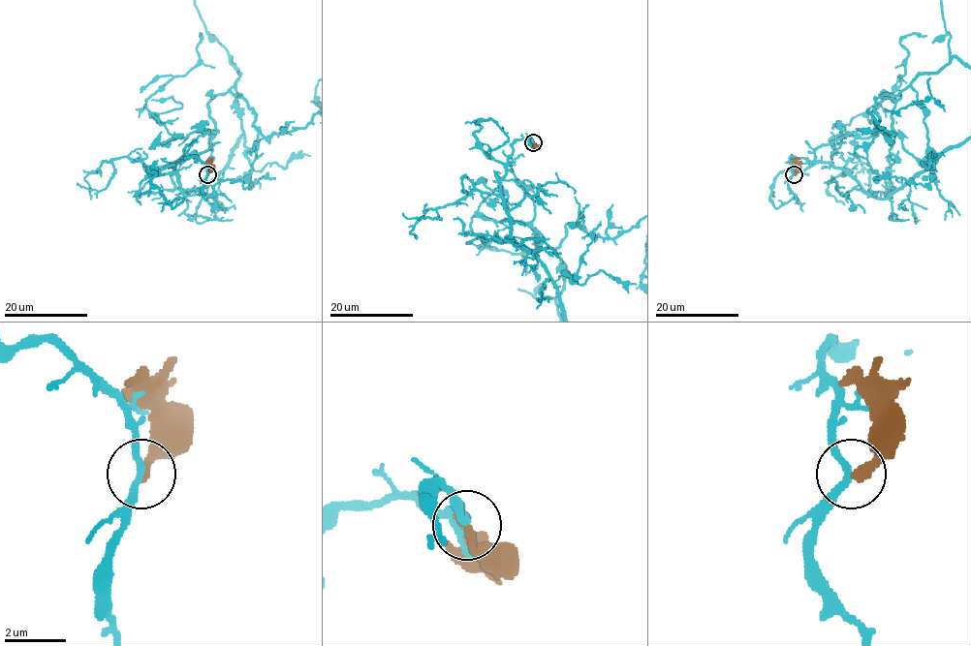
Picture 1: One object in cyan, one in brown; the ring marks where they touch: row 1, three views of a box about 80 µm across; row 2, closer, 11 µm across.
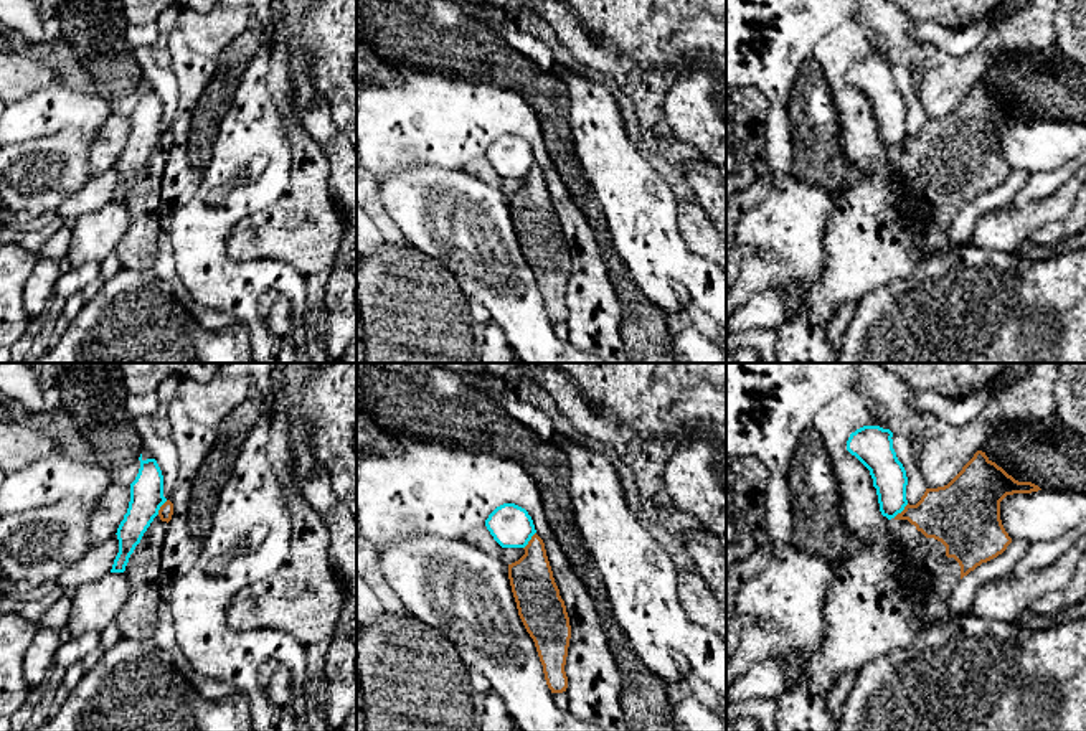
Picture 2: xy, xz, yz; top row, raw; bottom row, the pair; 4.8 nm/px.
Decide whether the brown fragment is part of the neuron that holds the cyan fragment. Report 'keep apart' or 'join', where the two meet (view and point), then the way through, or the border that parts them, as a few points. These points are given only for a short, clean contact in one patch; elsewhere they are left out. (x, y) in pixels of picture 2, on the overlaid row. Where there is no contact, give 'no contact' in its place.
keep apart; meets cyan in xz at (530, 538); border along xz (535, 532), (524, 548)

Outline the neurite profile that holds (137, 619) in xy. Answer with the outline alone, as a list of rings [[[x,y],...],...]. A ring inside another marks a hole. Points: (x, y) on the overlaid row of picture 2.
[[[167,500],[129,558],[124,573],[130,594],[116,617],[122,639],[152,640],[158,620],[162,546],[172,515],[173,503]]]

